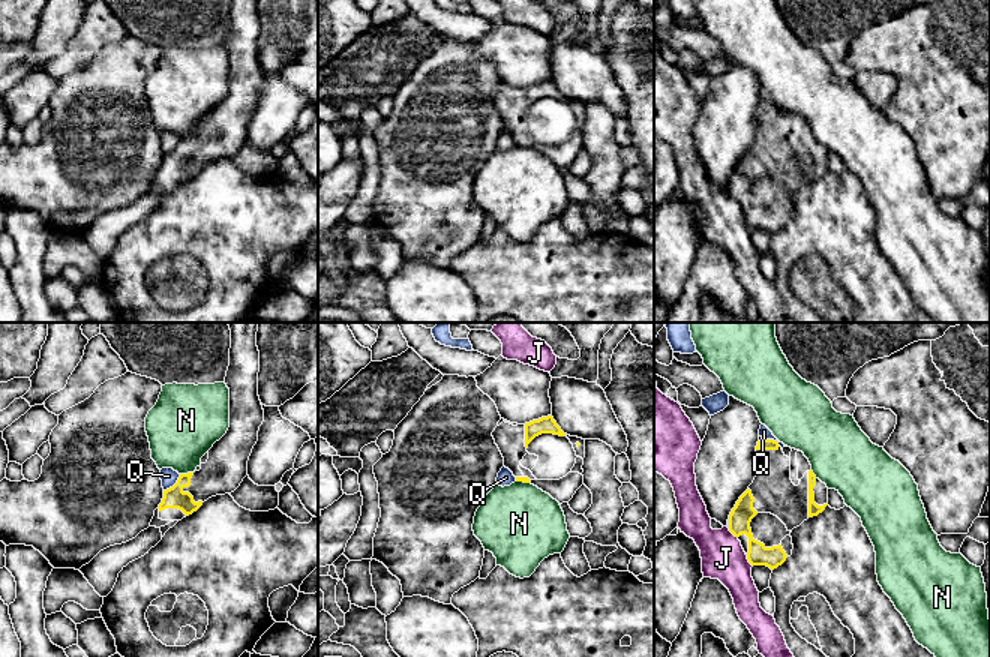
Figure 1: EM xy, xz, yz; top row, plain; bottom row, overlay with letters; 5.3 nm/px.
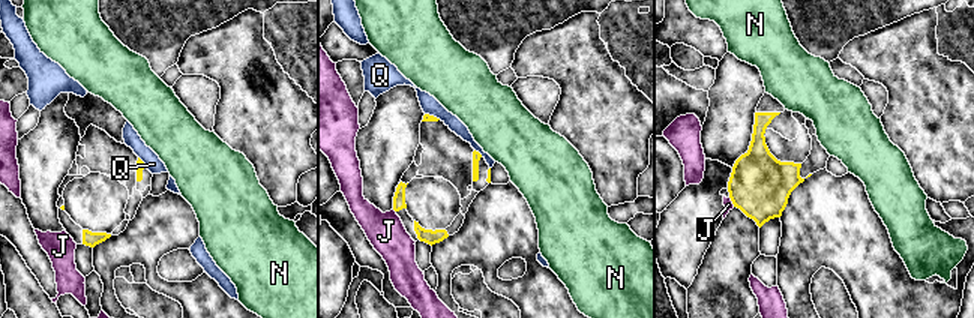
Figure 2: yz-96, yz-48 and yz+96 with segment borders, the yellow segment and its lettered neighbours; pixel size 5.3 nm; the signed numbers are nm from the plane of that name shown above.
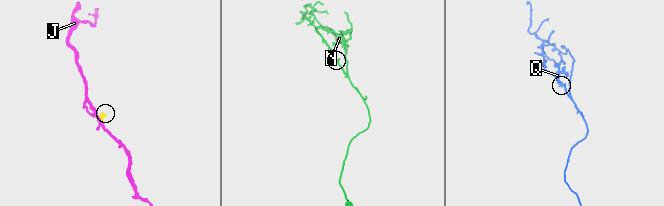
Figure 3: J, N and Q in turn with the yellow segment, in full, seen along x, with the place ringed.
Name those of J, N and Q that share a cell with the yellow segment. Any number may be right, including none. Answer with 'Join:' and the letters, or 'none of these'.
Join: none of these

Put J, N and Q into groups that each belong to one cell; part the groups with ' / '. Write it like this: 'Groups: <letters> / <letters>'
Groups: J / N / Q

